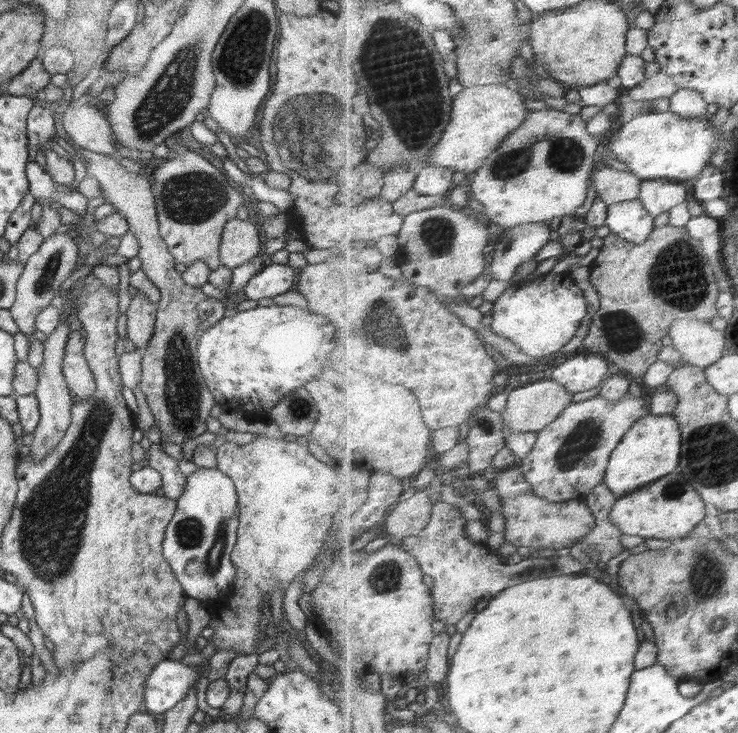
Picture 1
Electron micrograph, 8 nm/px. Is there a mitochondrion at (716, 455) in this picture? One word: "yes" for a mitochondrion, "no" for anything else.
yes

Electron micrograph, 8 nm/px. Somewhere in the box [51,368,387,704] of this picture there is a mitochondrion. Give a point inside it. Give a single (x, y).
(189, 533)

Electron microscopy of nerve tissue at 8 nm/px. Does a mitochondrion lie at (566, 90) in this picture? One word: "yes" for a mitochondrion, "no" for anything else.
no

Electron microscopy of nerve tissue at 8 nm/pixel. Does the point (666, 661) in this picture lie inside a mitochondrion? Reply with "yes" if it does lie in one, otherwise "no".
no

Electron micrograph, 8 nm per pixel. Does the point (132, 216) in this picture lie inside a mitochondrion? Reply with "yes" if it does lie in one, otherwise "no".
no

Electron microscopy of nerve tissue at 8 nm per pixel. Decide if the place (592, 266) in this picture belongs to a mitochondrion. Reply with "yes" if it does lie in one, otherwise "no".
no

